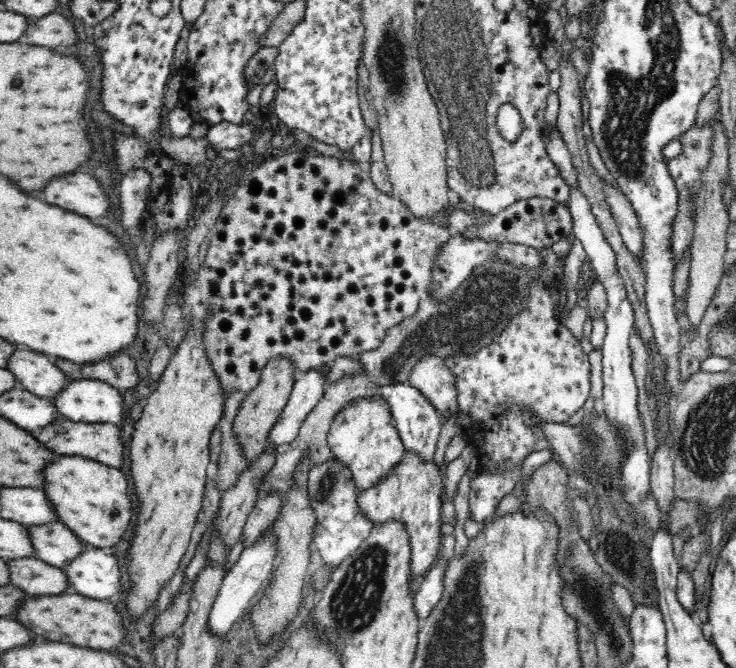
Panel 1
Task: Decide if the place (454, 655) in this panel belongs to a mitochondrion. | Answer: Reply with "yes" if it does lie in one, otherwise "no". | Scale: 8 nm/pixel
yes

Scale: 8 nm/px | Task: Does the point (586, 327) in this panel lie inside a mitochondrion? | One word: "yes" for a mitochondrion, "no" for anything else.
no

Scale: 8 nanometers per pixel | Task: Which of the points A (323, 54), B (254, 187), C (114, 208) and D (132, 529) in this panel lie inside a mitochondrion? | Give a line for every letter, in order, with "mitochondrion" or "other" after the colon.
A: other
B: other
C: other
D: other

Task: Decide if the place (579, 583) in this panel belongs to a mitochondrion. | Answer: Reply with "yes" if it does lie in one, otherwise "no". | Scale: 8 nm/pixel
yes

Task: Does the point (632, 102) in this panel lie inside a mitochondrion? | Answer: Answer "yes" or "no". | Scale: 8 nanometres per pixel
yes

